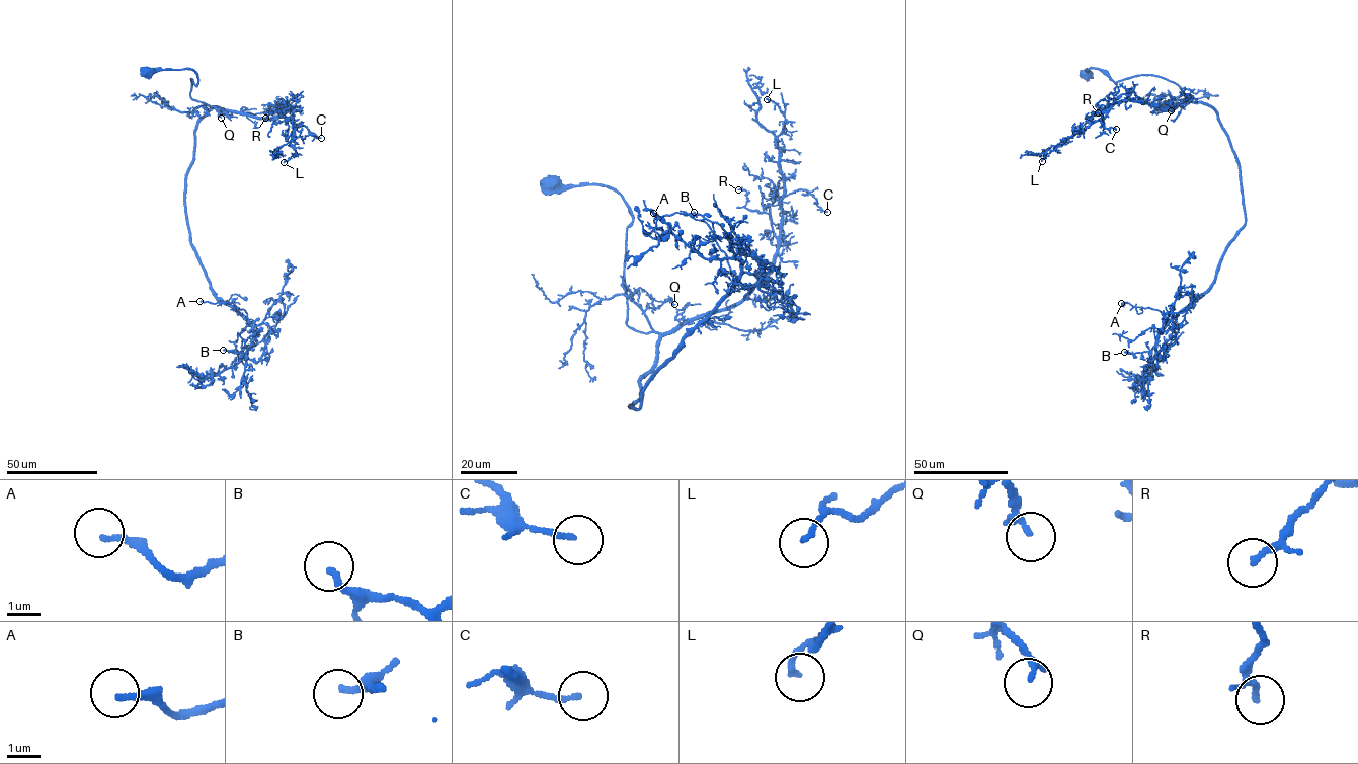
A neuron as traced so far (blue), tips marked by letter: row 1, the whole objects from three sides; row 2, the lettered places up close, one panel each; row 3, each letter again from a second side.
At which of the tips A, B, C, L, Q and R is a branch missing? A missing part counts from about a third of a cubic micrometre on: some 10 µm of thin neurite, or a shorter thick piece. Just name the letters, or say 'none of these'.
A, B

